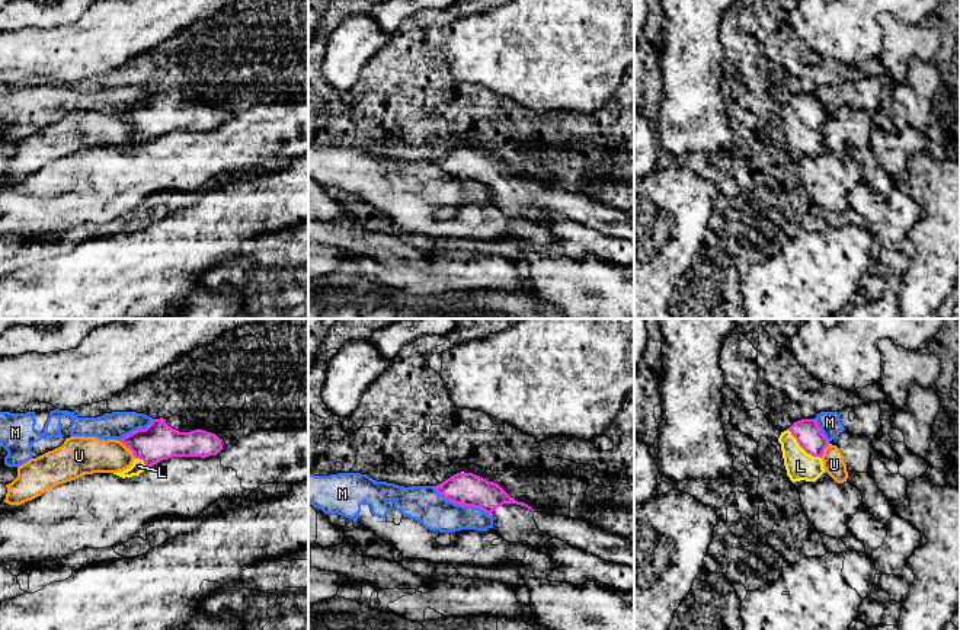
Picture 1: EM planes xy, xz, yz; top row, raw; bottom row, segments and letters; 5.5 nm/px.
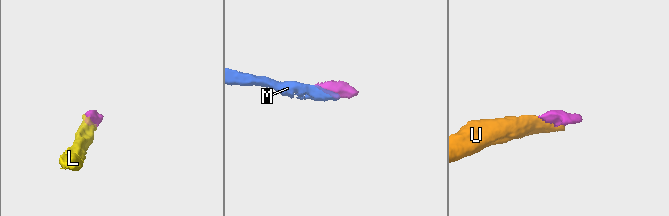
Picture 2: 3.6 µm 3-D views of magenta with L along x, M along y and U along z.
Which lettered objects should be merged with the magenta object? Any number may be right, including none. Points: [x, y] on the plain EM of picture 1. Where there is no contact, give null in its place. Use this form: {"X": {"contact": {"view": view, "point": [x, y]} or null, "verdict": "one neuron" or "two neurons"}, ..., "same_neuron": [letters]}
{"L": {"contact": {"view": "yz", "point": [803, 122]}, "verdict": "one neuron"}, "M": {"contact": {"view": "xz", "point": [463, 179]}, "verdict": "two neurons"}, "U": {"contact": {"view": "xy", "point": [128, 121]}, "verdict": "two neurons"}, "same_neuron": ["L"]}

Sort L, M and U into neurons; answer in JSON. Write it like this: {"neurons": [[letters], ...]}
{"neurons": [["L"], ["M"], ["U"]]}

